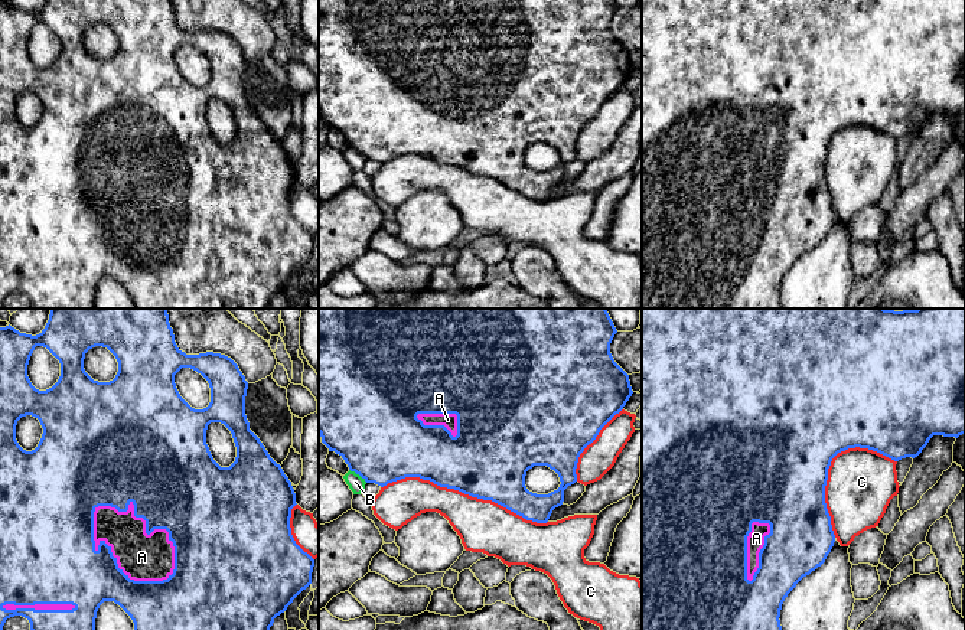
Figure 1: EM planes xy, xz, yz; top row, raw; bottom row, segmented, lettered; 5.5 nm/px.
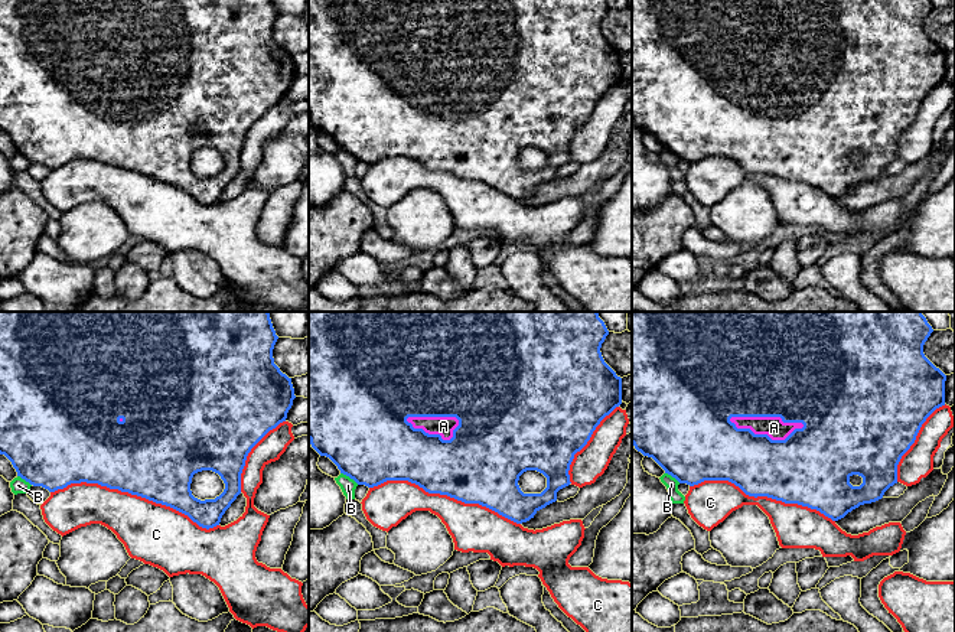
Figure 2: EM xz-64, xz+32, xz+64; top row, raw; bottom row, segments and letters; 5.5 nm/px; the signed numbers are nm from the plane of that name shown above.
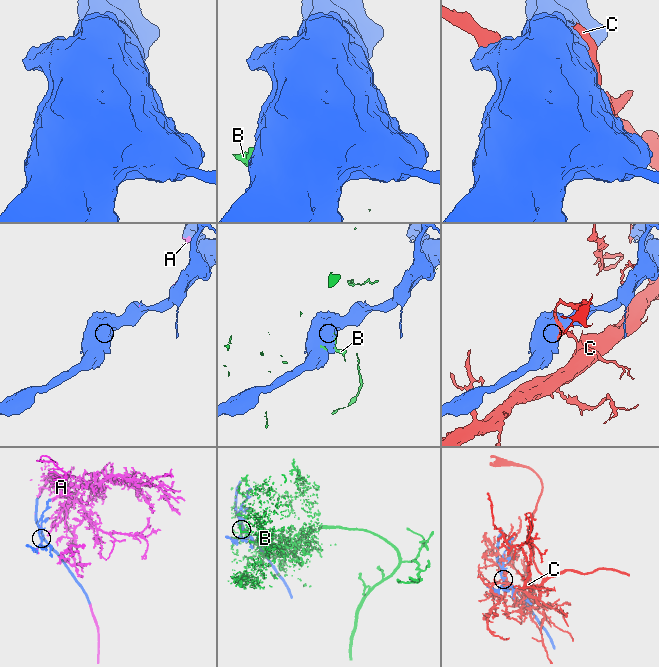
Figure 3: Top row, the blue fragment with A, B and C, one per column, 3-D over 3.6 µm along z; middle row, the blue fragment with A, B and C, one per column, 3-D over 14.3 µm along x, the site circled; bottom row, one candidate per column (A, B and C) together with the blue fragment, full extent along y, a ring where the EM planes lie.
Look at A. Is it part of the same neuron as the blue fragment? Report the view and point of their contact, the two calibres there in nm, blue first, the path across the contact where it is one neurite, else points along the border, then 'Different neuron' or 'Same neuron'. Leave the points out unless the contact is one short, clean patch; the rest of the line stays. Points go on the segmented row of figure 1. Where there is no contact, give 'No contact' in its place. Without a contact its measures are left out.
Touches blue at xy (116, 560). Thickness 360 nm (blue) against 260 nm. Same neuron

